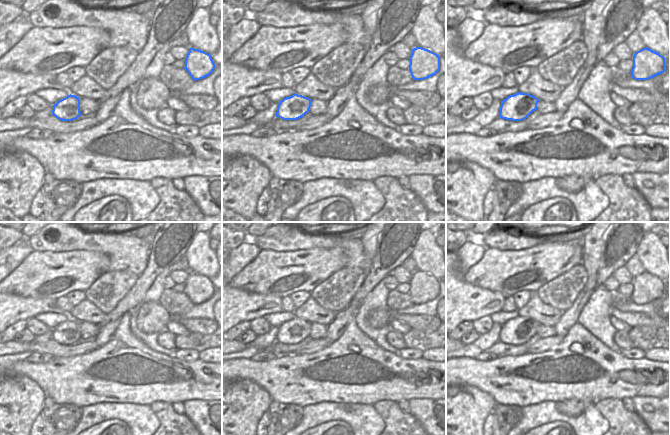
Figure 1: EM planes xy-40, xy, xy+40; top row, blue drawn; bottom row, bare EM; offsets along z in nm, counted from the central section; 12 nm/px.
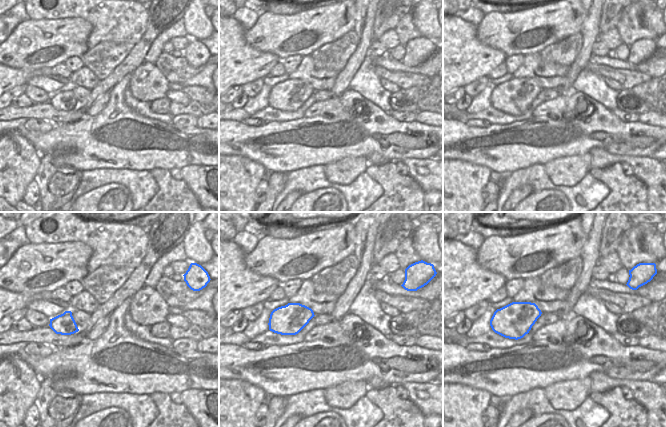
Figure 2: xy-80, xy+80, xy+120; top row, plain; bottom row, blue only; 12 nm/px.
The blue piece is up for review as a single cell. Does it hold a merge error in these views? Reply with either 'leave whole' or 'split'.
leave whole

